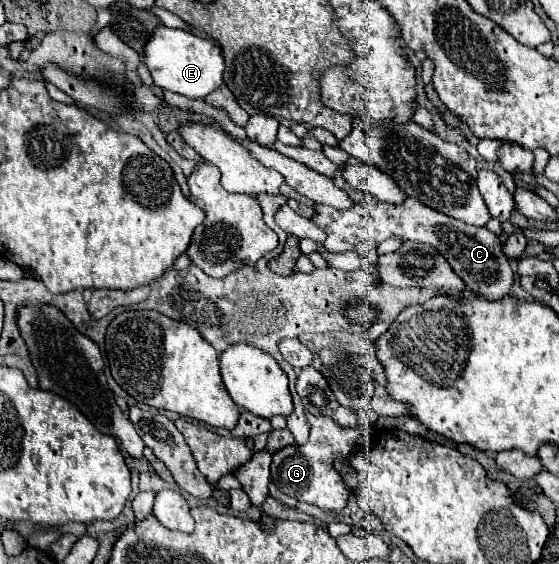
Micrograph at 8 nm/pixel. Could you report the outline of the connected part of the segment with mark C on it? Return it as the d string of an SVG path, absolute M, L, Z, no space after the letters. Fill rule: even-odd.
M406 198L404 204L396 206L396 204L386 204L386 202L362 202L352 206L350 210L336 210L332 206L324 206L318 204L316 206L316 216L312 218L314 224L318 224L326 234L326 242L324 248L330 252L348 252L354 250L354 246L358 242L364 240L376 240L376 242L384 242L386 238L404 238L404 240L412 240L412 242L424 242L430 244L434 248L438 248L438 252L442 252L442 256L446 256L446 260L450 262L450 266L454 268L454 272L464 280L464 284L478 296L484 300L500 300L504 296L510 294L510 288L514 284L514 270L510 268L510 260L506 254L502 254L502 242L496 234L492 234L488 228L478 228L478 226L470 226L470 224L462 224L462 220L454 220L450 216L444 216L442 212L434 212L432 208L420 204L414 198Z

